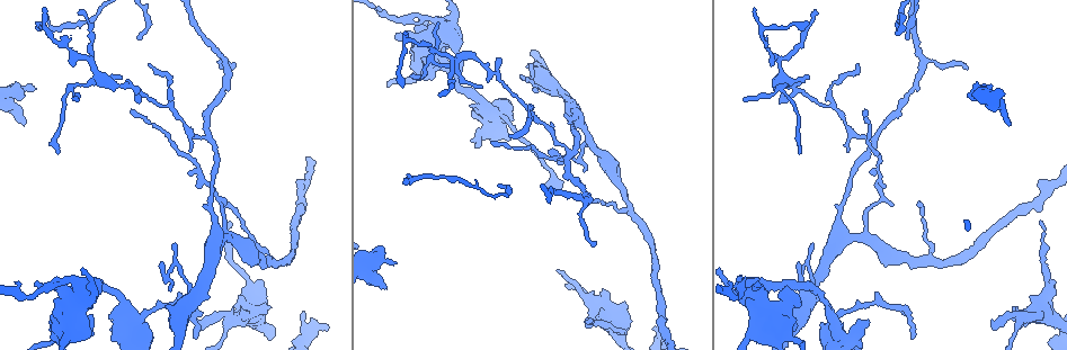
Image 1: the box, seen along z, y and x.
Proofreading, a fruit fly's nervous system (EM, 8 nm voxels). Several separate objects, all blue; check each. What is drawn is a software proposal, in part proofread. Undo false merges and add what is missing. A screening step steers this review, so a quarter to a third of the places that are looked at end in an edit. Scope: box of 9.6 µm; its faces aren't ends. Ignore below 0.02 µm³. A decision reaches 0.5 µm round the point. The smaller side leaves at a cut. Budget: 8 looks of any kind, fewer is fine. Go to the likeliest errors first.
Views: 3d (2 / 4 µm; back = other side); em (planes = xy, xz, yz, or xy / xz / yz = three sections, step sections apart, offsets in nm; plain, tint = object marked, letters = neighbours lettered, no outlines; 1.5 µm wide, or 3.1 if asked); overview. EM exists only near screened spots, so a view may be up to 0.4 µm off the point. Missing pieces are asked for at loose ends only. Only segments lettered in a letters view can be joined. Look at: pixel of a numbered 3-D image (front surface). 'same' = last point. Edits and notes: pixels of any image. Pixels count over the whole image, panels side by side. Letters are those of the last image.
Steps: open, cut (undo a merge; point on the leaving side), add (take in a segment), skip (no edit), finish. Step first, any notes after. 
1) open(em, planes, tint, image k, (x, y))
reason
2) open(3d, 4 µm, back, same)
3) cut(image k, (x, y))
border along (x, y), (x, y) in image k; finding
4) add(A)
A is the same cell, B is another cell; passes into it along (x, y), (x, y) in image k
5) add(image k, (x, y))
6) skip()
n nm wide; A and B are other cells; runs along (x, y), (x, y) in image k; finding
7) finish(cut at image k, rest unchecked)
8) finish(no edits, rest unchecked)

open(3d, 2 µm, image 1, (7, 105))
thick turns thin

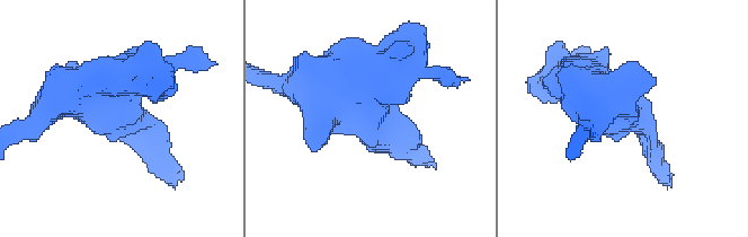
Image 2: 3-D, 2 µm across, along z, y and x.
open(em, planes, plain, image 2, (627, 118))

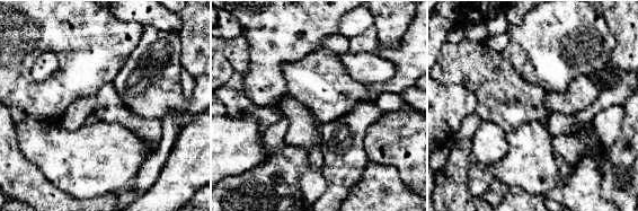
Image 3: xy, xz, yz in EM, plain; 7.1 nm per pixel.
open(em, planes, letters, same)
what lies round it

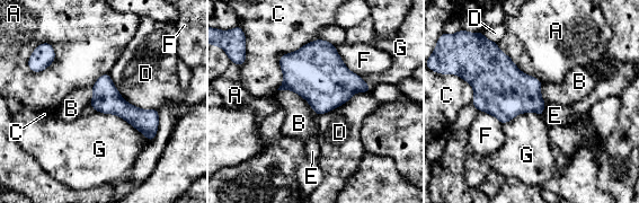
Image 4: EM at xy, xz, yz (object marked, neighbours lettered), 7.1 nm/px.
skip()
A, B, C, D, E, F and G are other cells; border along (95, 109), (121, 116), (151, 141) in image 4; all the same neuron

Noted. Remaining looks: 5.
open(3d, 2 µm, image 1, (555, 270))
branch stops here

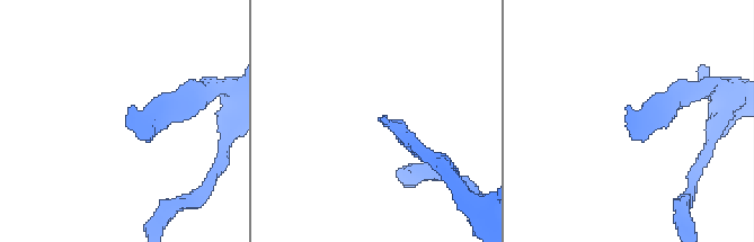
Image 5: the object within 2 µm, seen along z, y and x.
open(em, xz, step 4, tint, image 5, (626, 122))

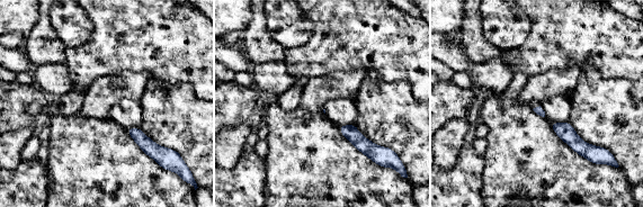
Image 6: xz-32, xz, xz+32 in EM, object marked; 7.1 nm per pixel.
open(em, planes, letters, same)

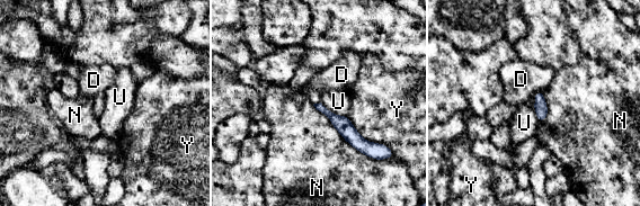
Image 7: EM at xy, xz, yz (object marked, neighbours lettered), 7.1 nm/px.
skip()
D, N, U and Y are other cells; runs along (318, 106), (361, 144), (371, 144) in image 7; none of them fits

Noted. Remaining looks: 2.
open(3d, 2 µm, back, image 1, (921, 203))
thin end

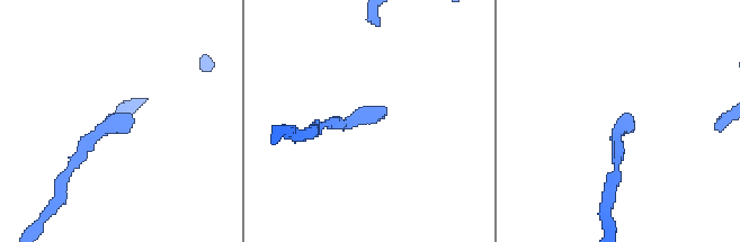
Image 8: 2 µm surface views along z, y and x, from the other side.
open(em, planes, letters, image 8, (129, 115))
shape alone is not enough

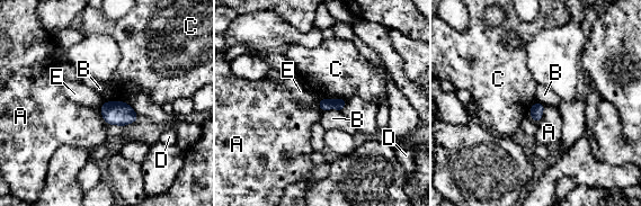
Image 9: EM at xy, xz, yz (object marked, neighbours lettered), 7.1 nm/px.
skip()
A, B, C, D and E are other cells; border along (320, 109), (338, 109), (341, 112) in image 9; no lettered segment goes on from it

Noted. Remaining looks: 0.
finish(no edits, rest unchecked)

